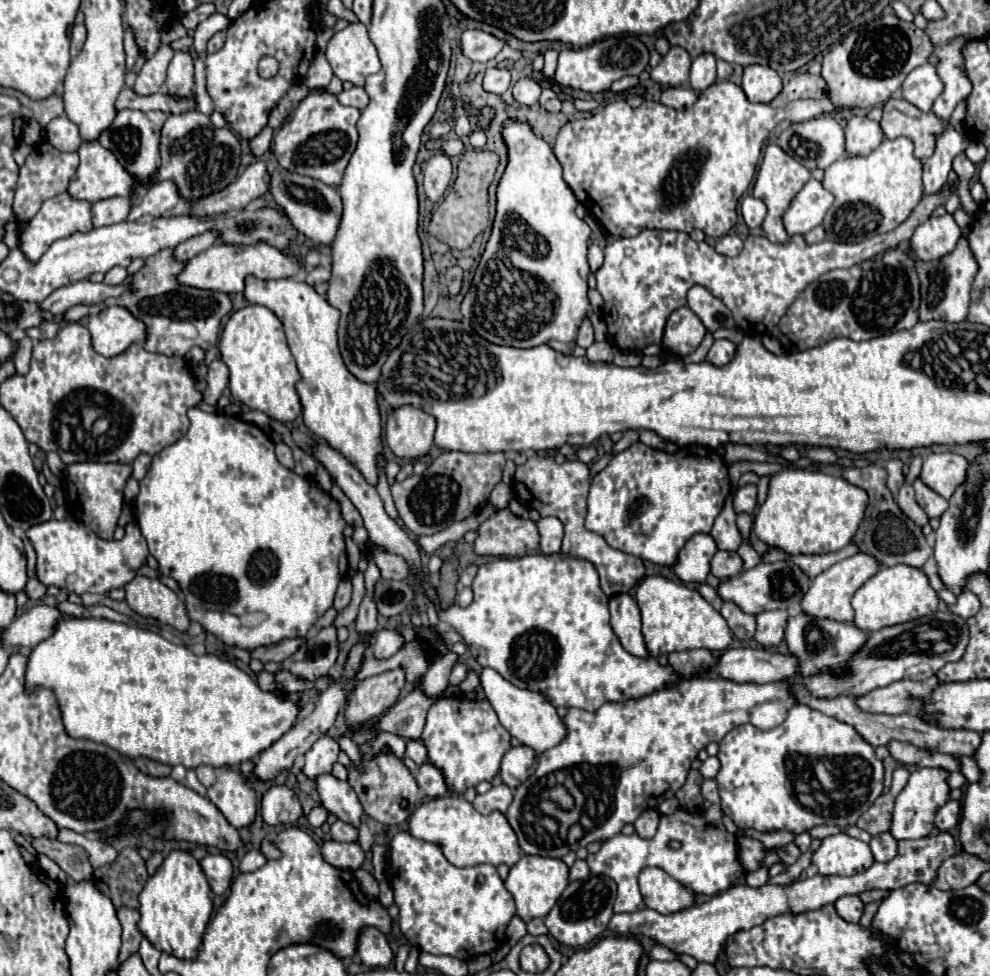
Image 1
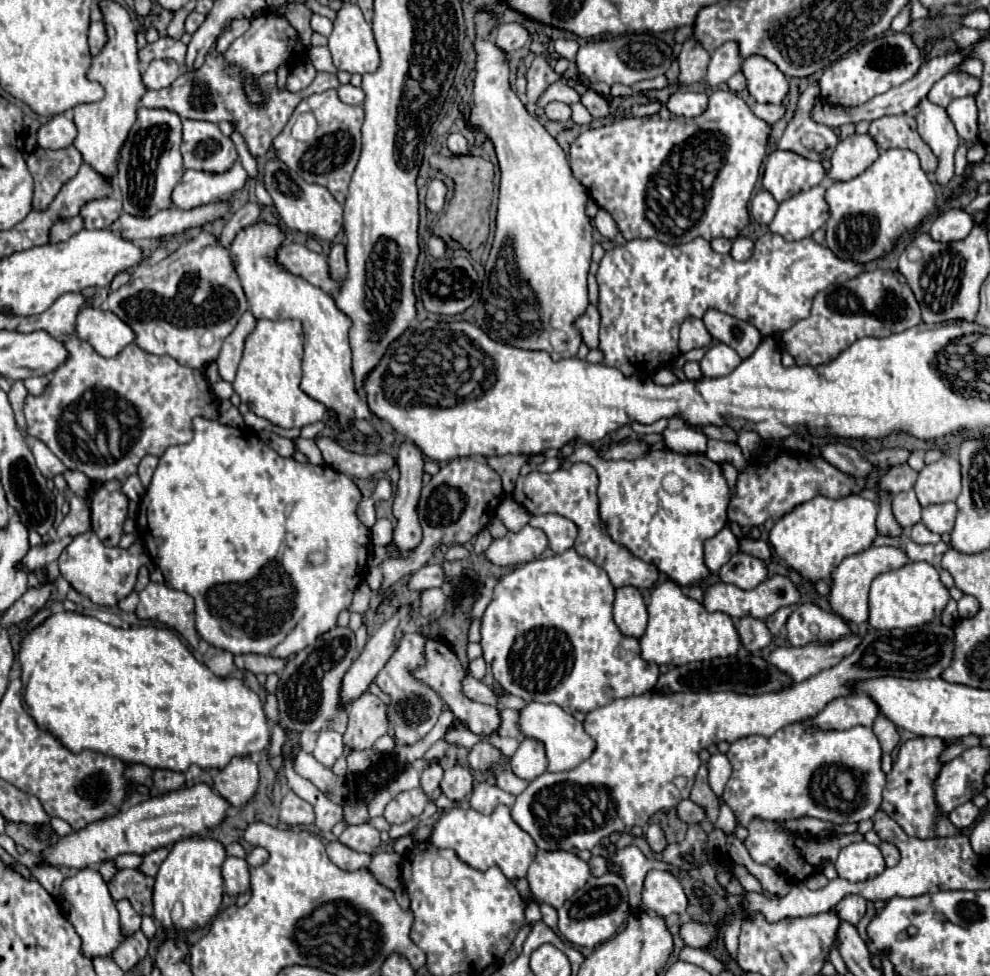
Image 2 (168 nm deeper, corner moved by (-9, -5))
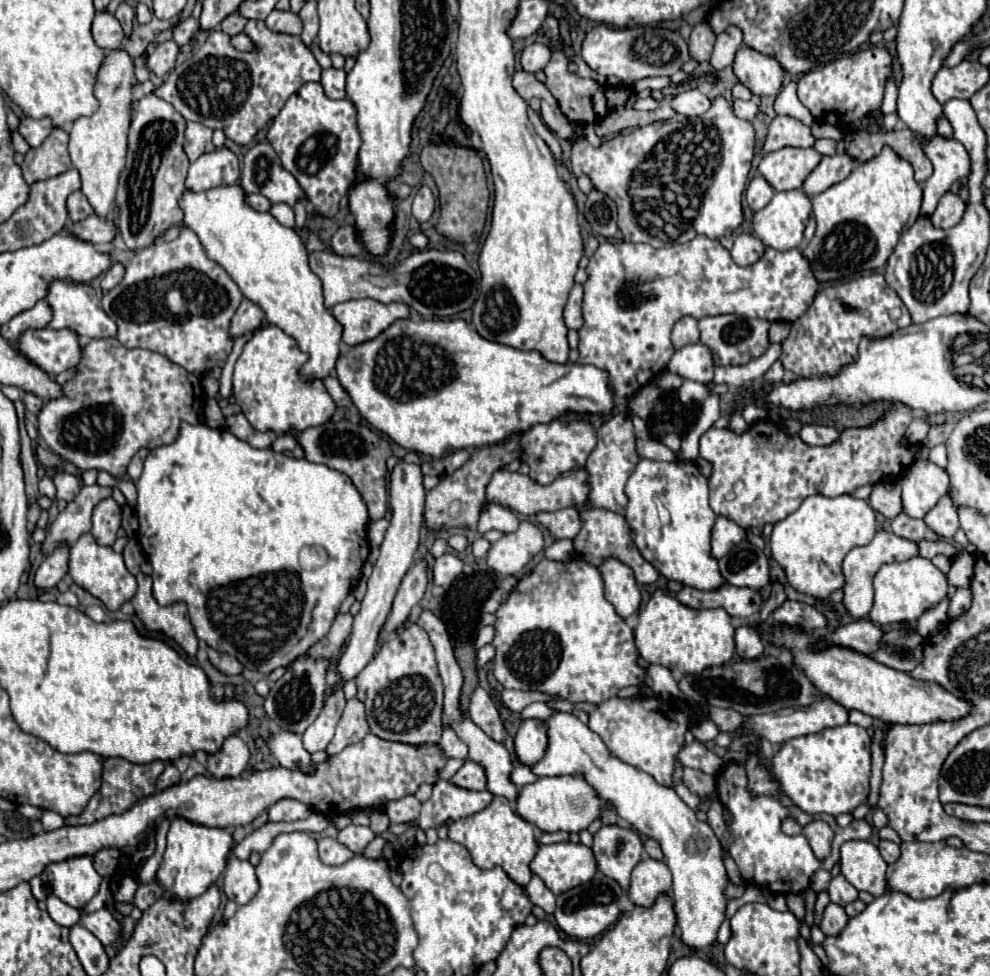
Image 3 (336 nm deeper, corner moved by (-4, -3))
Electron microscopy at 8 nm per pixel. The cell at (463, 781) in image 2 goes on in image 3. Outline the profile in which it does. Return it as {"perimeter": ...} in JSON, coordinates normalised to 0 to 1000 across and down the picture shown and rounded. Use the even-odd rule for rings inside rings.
{"perimeter":[[[470,780],[468,786],[456,796],[456,802],[468,808],[476,808],[476,810],[488,810],[490,808],[490,792],[488,788],[478,782],[478,780]]]}

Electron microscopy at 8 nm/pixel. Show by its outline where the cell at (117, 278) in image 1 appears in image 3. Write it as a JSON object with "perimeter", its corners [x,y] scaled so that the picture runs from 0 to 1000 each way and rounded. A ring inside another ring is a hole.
{"perimeter":[[[114,269],[112,276],[106,280],[106,284],[104,284],[104,288],[102,288],[102,296],[104,296],[104,298],[114,296],[114,294],[124,286],[124,280],[126,280],[126,274],[124,274],[122,269]]]}

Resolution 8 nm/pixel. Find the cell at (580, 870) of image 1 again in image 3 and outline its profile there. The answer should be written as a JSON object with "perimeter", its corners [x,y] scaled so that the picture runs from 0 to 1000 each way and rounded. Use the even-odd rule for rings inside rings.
{"perimeter":[[[607,847],[605,853],[599,858],[597,870],[603,882],[603,892],[607,892],[611,899],[621,901],[633,915],[637,892],[645,884],[649,874],[645,856],[635,847]]]}

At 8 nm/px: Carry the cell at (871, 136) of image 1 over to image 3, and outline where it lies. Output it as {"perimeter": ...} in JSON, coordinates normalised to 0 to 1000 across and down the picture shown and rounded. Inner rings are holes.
{"perimeter":[[[854,155],[852,157],[843,157],[841,161],[831,161],[829,167],[813,183],[813,188],[811,188],[809,194],[815,200],[821,202],[821,200],[837,194],[839,190],[847,188],[849,183],[858,181],[864,169],[866,169],[866,165],[860,159],[856,159]]]}

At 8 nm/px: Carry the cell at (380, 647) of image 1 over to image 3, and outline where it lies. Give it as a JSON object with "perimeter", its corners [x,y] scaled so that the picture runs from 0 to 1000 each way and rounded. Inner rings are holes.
{"perimeter":[[[415,640],[393,653],[371,683],[361,692],[361,704],[361,714],[371,724],[375,751],[389,759],[413,761],[417,765],[443,761],[447,749],[447,700],[433,651],[423,640]]]}

